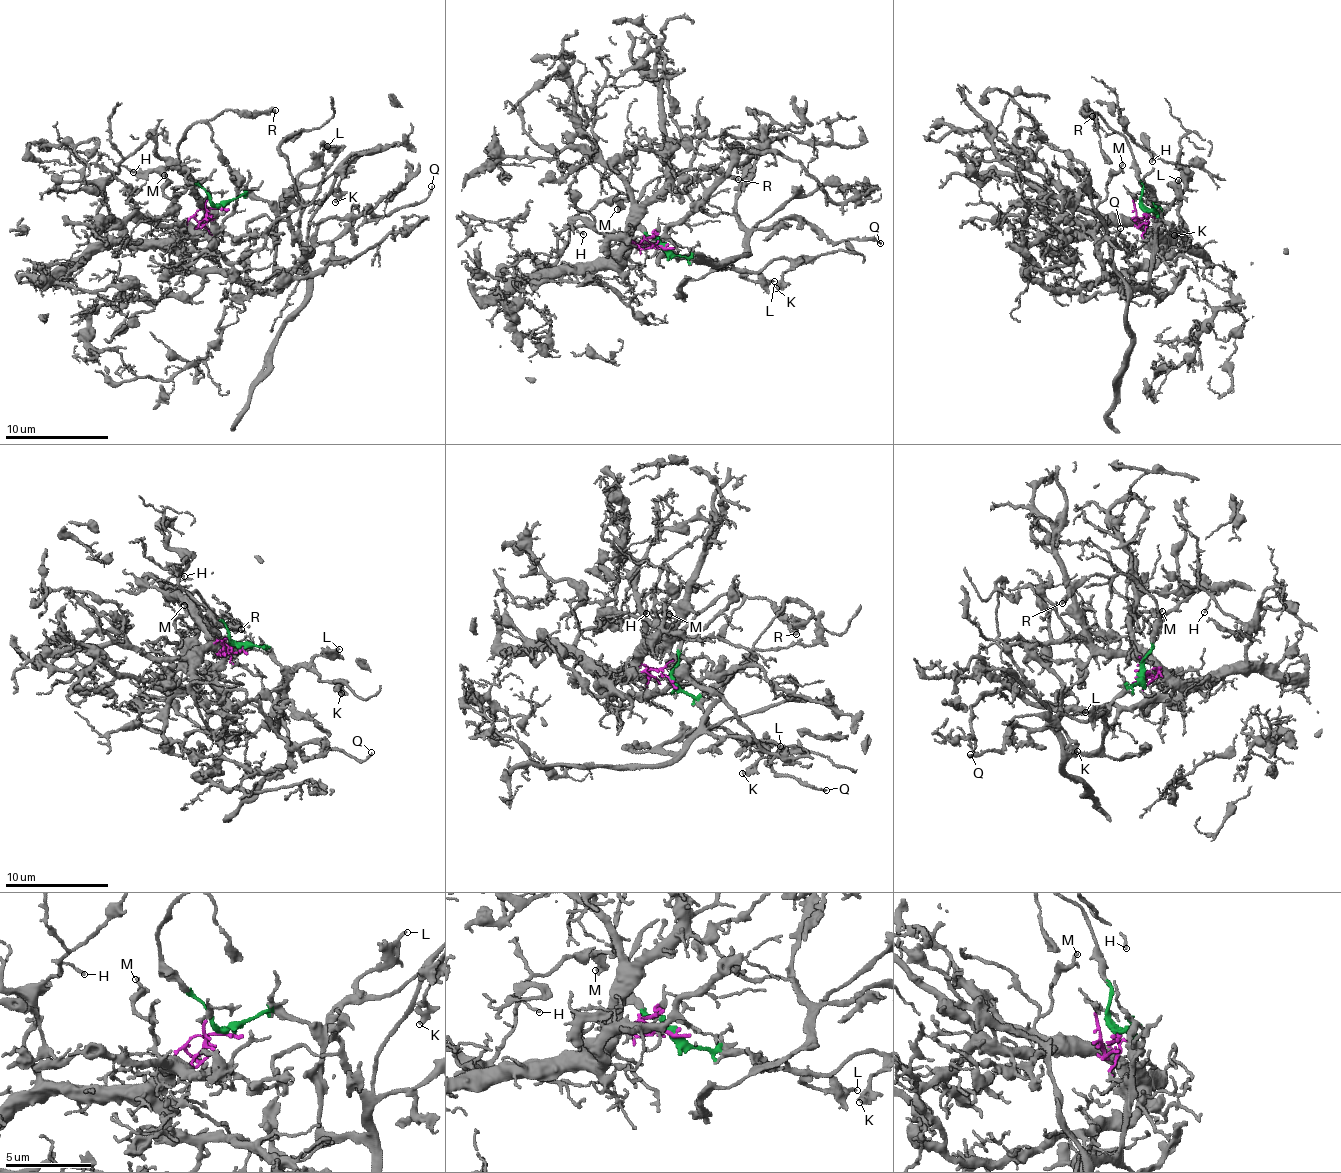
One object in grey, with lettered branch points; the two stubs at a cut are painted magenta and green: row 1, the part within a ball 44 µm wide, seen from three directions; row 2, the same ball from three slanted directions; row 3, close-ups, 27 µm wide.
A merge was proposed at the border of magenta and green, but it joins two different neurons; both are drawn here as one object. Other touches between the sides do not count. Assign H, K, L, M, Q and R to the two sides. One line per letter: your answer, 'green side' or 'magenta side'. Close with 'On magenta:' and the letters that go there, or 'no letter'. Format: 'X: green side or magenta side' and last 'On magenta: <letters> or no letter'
H: magenta side
K: green side
L: green side
M: magenta side
Q: green side
R: green side
On magenta: H, M

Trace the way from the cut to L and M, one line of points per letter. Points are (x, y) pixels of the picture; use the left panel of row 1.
L: (217, 208), (241, 196), (275, 201), (327, 146)
M: (217, 208), (198, 208), (183, 227), (176, 208), (163, 192), (165, 175)

